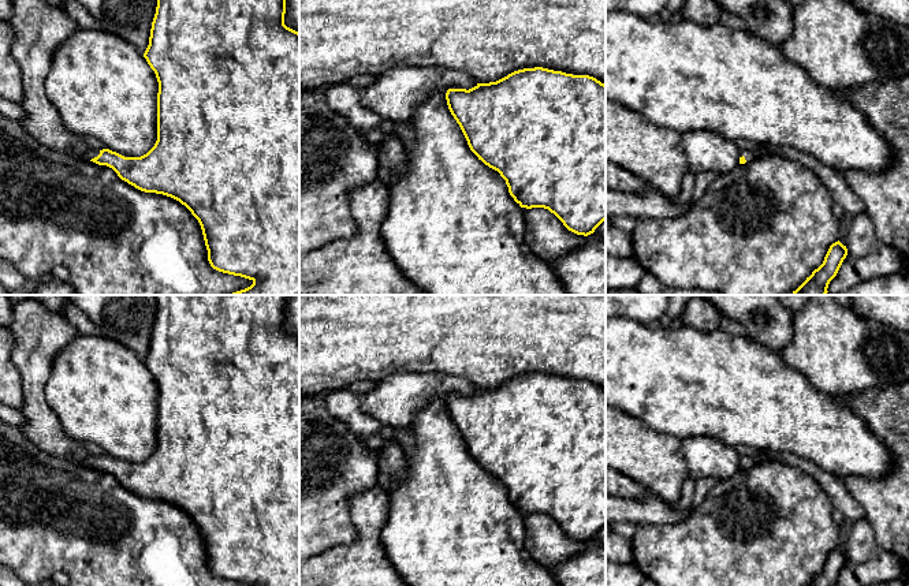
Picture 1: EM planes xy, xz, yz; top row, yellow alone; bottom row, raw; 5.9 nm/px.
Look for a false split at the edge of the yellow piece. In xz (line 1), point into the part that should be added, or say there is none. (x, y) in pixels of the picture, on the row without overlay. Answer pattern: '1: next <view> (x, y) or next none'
1: next none

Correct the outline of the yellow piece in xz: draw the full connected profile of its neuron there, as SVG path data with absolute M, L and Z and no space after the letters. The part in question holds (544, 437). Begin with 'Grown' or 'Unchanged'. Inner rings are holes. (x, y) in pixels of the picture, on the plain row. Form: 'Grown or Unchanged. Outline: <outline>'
Unchanged. Outline: M543 373L524 374L474 393L448 395L448 415L470 456L506 486L510 501L526 515L544 514L563 531L588 542L606 526L606 391L589 381L573 381Z

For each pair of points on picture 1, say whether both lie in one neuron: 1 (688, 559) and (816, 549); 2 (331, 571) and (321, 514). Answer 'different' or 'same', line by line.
1: same
2: different

